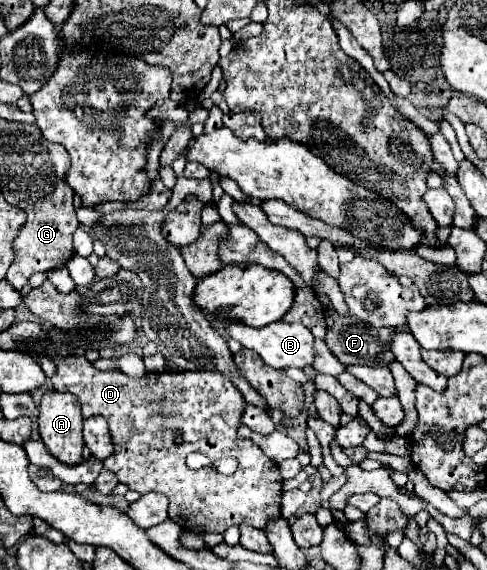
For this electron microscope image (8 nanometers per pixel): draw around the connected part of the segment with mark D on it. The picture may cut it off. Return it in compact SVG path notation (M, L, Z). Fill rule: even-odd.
M64 357L56 359L56 375L52 377L54 389L62 393L72 393L78 397L82 405L82 415L94 417L102 415L110 425L110 435L114 445L113 453L103 461L103 468L112 471L120 483L128 485L130 491L150 493L158 491L168 497L170 519L178 523L184 531L192 533L224 533L230 525L252 525L264 529L270 519L278 519L280 515L280 489L282 475L278 465L264 455L264 451L252 441L238 435L240 417L244 413L244 397L234 387L230 379L224 379L220 373L212 371L178 371L178 373L150 373L148 377L126 377L116 371L98 371L86 357ZM174 431L184 433L184 443L176 447ZM188 453L204 453L210 459L234 457L238 459L236 473L224 477L212 465L200 471L192 471L186 467Z

